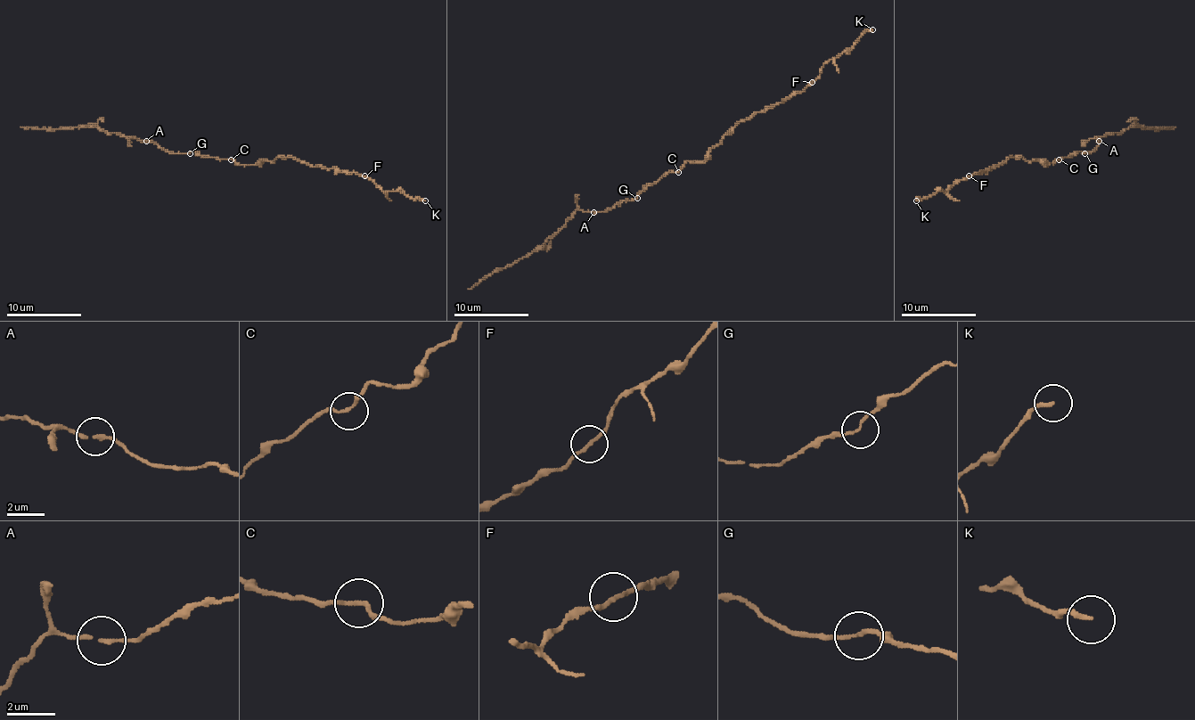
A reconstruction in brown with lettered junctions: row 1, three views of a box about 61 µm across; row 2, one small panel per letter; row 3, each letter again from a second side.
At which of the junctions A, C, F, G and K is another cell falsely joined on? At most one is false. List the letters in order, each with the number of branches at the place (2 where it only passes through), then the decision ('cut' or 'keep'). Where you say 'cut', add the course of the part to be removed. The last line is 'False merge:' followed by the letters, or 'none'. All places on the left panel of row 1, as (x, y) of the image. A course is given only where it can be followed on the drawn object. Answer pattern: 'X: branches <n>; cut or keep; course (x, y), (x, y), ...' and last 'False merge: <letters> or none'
A: branches 2; keep
C: branches 2; keep
F: branches 2; keep
G: branches 2; keep
K: branches 1; keep
False merge: none

